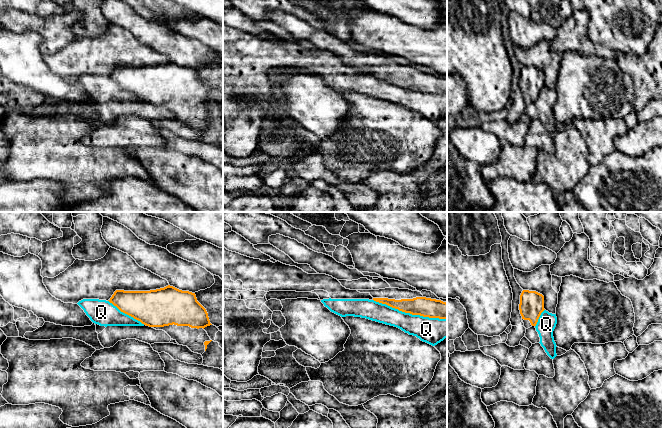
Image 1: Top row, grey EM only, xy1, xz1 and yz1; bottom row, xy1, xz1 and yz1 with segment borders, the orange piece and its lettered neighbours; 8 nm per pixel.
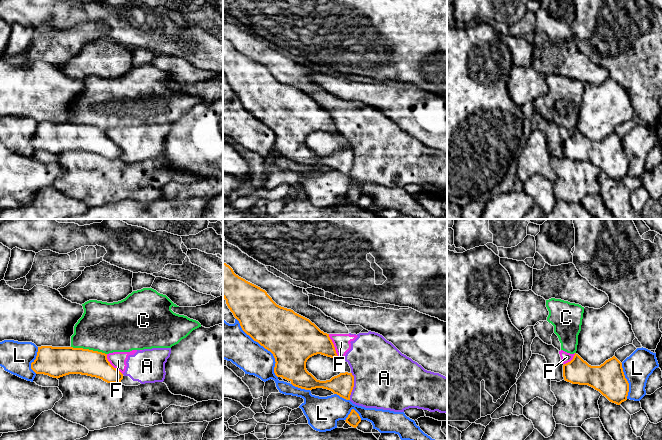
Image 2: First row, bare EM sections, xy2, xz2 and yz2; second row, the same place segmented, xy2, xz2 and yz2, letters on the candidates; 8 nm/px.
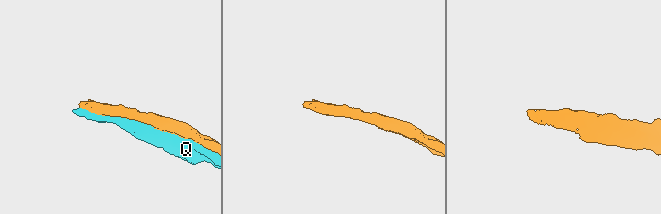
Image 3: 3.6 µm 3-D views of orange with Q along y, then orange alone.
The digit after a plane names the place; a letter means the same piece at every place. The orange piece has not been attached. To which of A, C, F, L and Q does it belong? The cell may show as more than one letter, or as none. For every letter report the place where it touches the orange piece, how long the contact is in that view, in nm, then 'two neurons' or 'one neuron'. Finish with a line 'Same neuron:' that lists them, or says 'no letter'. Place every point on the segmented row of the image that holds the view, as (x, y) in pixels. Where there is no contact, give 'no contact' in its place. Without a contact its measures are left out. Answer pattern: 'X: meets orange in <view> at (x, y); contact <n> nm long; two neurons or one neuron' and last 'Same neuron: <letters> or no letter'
A: meets orange in xz2 at (353, 386); contact 220 nm long; two neurons
C: meets orange in xy2 at (88, 349); contact 300 nm long; two neurons
F: meets orange in xz2 at (333, 345); contact 200 nm long; two neurons
L: meets orange in xz2 at (263, 346); contact 600 nm long; two neurons
Q: meets orange in xz1 at (410, 313); contact 600 nm long; two neurons
Same neuron: no letter

